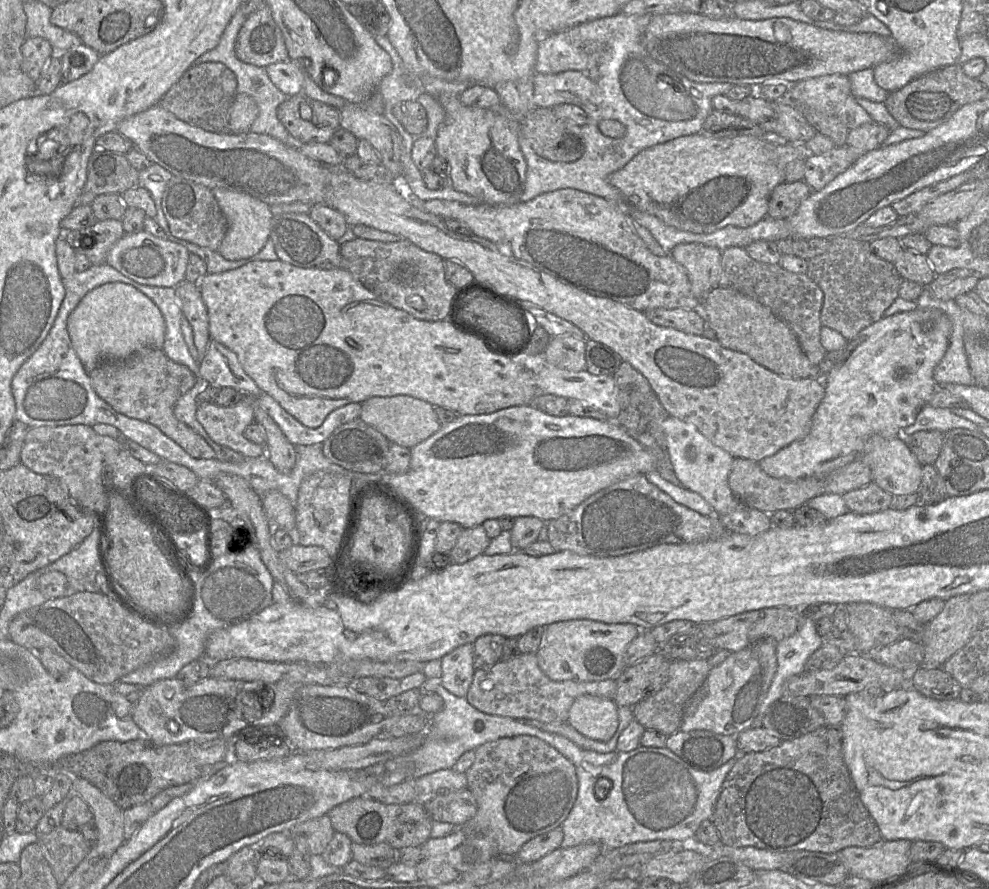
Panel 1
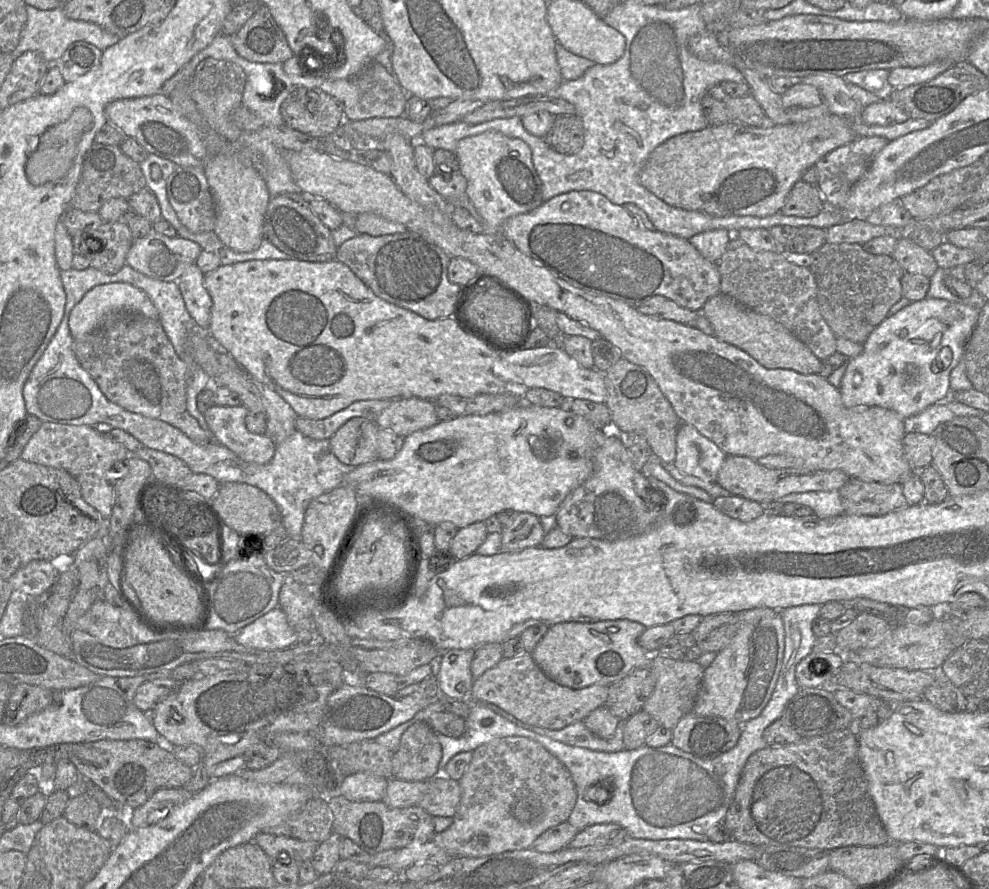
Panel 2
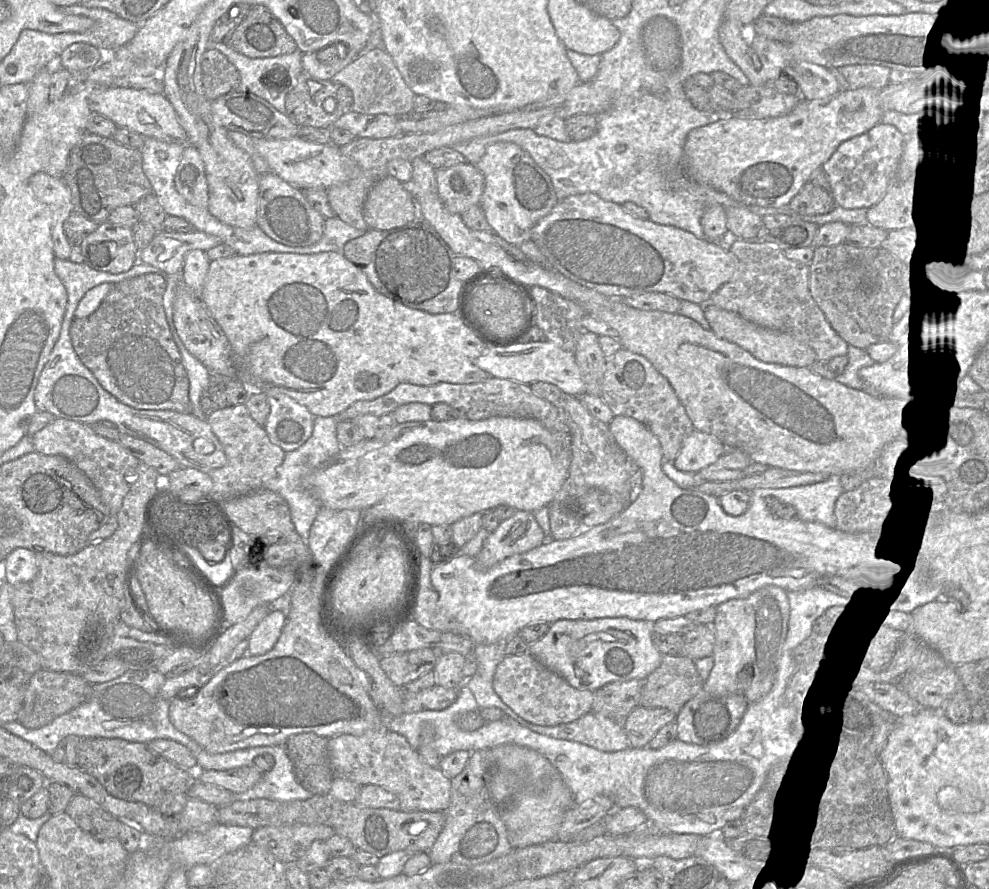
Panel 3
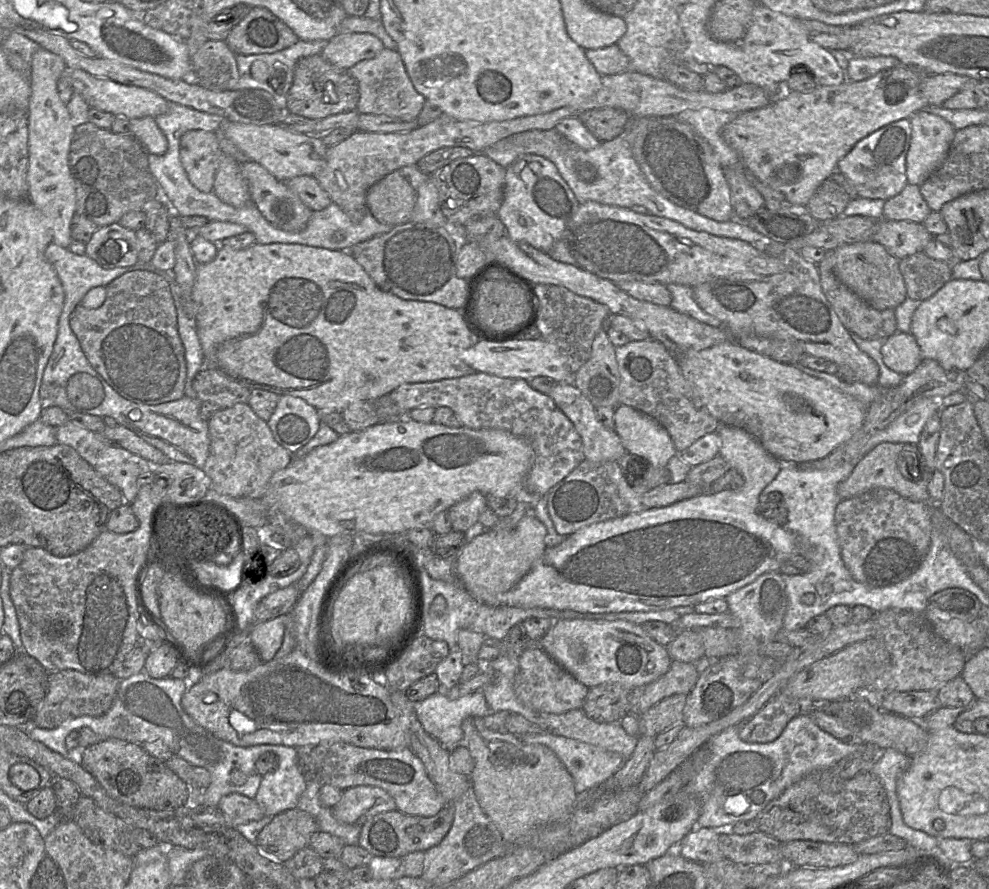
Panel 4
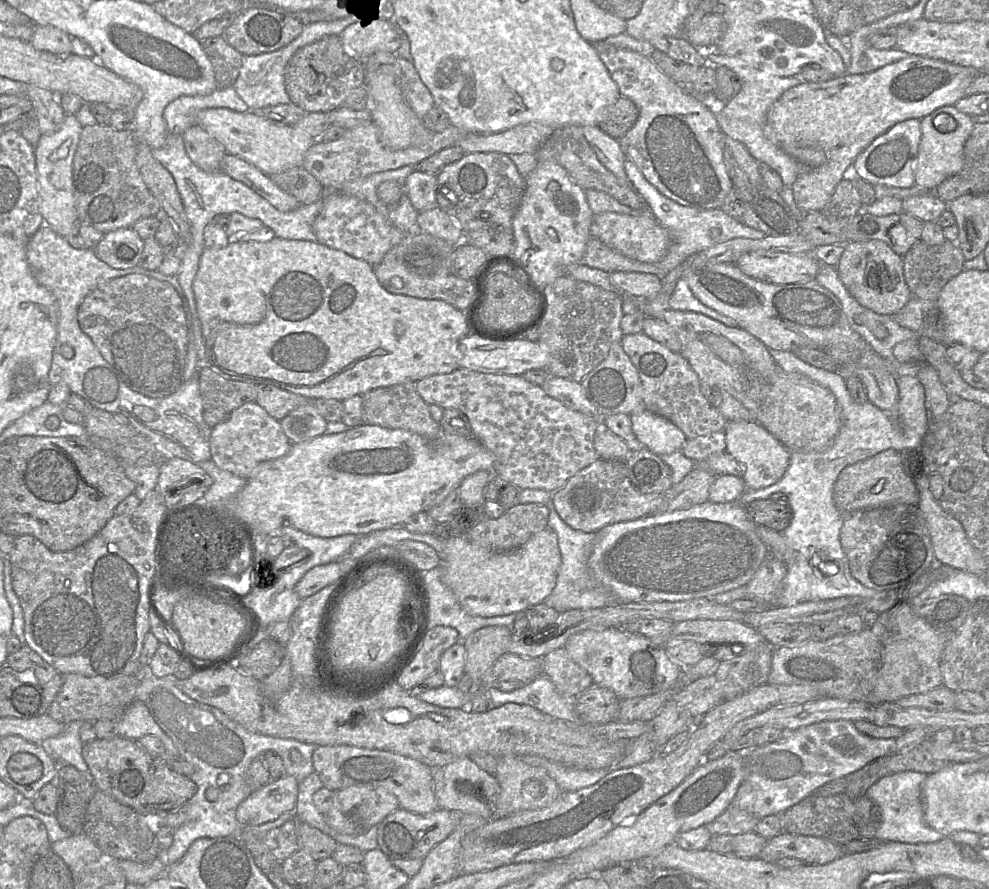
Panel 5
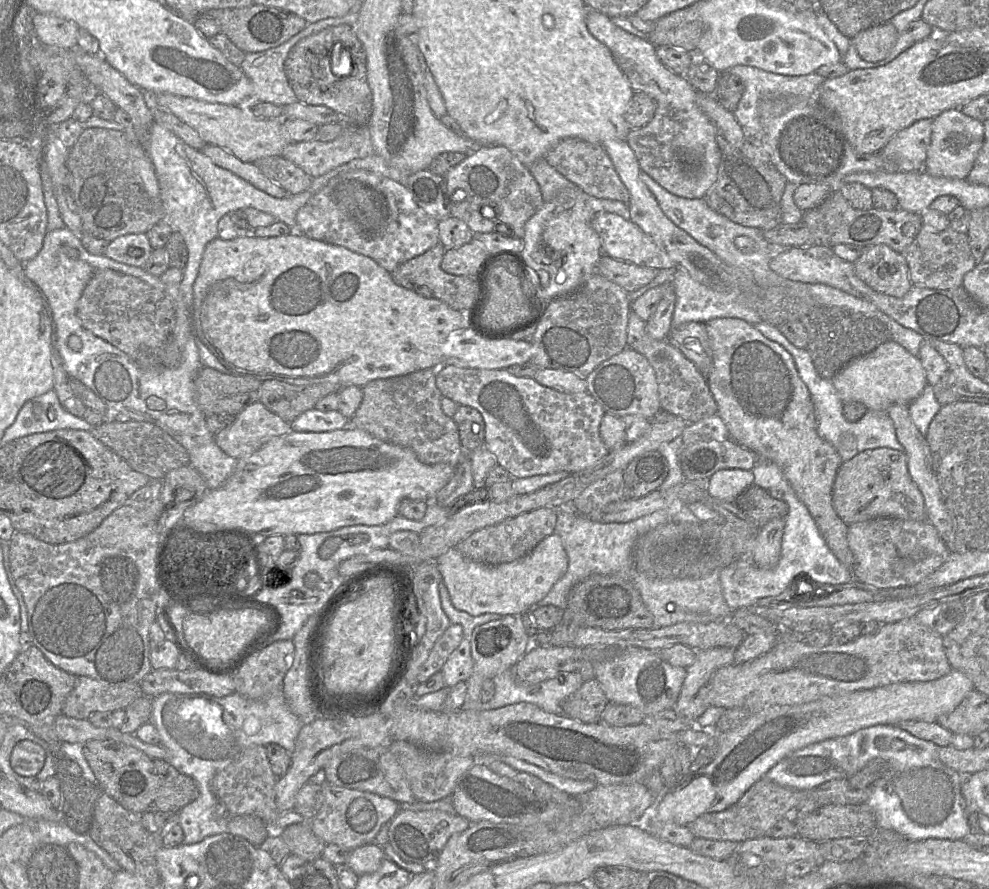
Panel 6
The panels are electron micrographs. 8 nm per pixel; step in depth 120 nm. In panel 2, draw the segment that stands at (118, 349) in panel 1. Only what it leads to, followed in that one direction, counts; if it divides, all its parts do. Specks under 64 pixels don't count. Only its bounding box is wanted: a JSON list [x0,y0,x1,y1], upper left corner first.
[68,282,159,340]

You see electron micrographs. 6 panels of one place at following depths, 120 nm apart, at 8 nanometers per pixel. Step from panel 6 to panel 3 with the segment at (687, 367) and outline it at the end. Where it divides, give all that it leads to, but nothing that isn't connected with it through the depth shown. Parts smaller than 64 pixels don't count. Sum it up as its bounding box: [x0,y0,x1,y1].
[600,349,695,462]

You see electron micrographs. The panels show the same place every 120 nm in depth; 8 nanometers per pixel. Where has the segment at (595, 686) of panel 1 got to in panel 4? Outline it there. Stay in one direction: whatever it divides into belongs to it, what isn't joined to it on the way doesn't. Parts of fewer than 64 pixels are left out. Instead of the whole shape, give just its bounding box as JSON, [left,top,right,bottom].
[513,647,589,714]

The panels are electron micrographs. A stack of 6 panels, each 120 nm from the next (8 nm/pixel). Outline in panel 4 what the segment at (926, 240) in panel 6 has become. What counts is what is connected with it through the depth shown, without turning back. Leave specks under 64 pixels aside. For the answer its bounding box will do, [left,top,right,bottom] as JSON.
[900,251,952,302]

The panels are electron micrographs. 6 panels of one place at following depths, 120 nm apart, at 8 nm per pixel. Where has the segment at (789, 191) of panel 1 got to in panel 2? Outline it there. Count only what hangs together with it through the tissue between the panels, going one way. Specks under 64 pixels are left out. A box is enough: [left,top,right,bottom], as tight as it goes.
[780,180,825,217]

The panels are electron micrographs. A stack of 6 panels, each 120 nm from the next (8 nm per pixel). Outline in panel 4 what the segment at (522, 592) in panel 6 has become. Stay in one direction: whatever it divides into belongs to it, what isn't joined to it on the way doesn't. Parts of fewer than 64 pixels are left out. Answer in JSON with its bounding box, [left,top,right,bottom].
[456,513,546,606]

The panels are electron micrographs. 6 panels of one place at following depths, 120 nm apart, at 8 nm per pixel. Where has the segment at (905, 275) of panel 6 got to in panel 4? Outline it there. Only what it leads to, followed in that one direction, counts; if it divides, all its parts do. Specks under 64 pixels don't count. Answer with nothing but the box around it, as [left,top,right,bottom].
[834,242,907,309]

